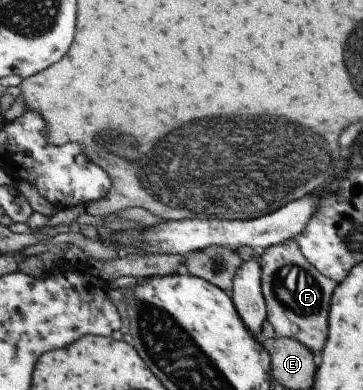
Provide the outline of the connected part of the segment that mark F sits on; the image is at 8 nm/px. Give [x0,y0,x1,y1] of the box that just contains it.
[260,239,337,352]

